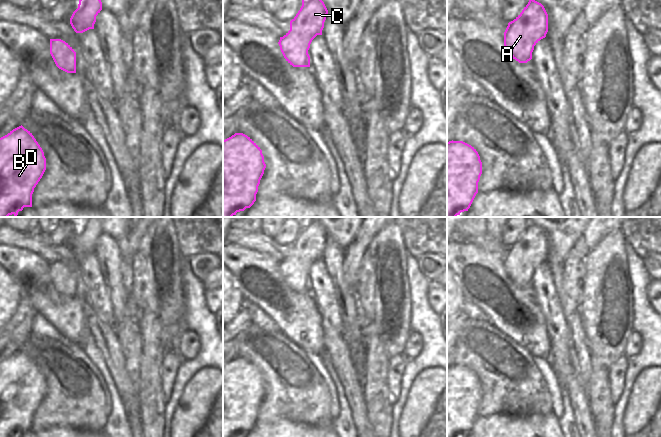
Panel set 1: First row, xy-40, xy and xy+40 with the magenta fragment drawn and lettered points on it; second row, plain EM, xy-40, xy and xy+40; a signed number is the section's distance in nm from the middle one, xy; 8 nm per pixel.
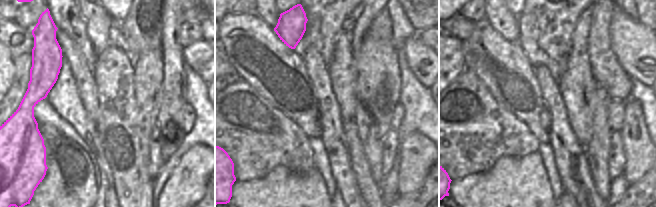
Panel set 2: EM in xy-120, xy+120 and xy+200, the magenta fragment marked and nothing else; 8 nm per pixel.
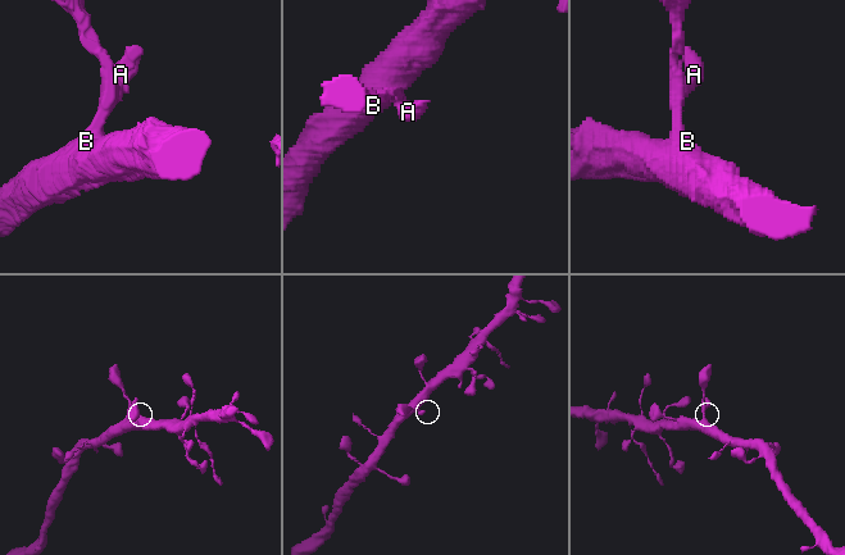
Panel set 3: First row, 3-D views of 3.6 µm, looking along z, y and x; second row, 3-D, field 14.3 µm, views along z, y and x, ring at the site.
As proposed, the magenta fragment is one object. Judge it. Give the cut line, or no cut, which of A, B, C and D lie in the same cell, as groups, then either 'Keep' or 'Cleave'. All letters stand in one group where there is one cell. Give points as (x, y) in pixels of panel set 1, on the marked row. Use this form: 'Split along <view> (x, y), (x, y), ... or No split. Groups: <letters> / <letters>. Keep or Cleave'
No split. Groups: A B C D. Keep

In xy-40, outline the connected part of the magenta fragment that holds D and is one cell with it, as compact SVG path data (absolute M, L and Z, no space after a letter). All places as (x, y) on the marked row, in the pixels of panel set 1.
M22 125L0 138L0 217L32 207L34 188L45 170L42 148Z

